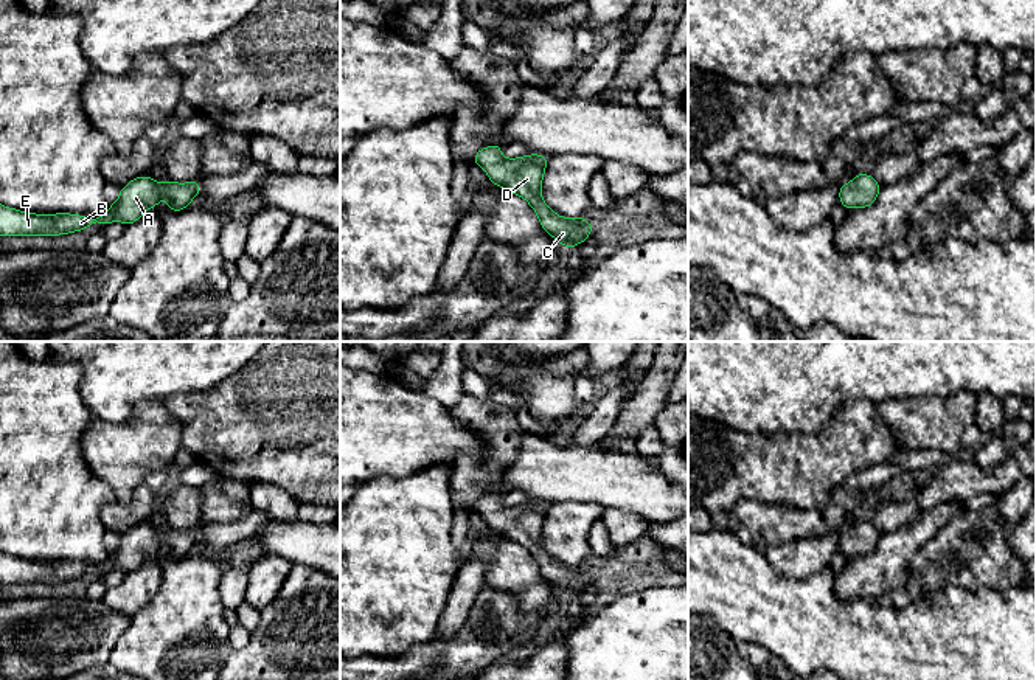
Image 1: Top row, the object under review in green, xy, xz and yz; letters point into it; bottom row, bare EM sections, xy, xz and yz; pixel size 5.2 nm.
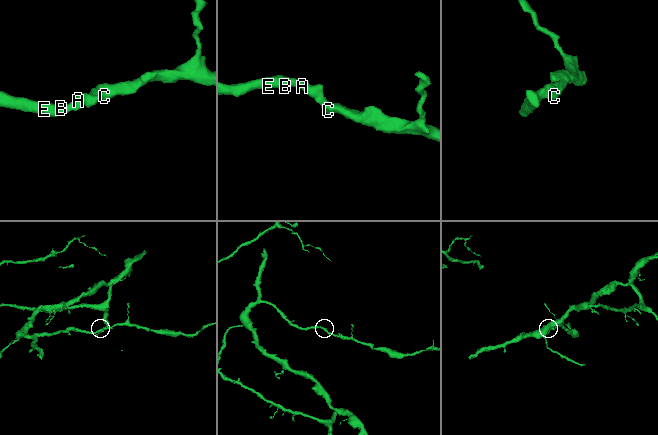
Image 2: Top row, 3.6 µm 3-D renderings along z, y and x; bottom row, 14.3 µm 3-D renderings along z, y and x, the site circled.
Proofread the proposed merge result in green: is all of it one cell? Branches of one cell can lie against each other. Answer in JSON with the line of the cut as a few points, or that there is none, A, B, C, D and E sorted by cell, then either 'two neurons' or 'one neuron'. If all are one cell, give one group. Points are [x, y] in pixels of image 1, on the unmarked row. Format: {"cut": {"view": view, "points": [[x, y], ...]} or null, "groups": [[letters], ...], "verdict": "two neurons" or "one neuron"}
{"cut": null, "groups": [["A", "B", "C", "D", "E"]], "verdict": "one neuron"}

